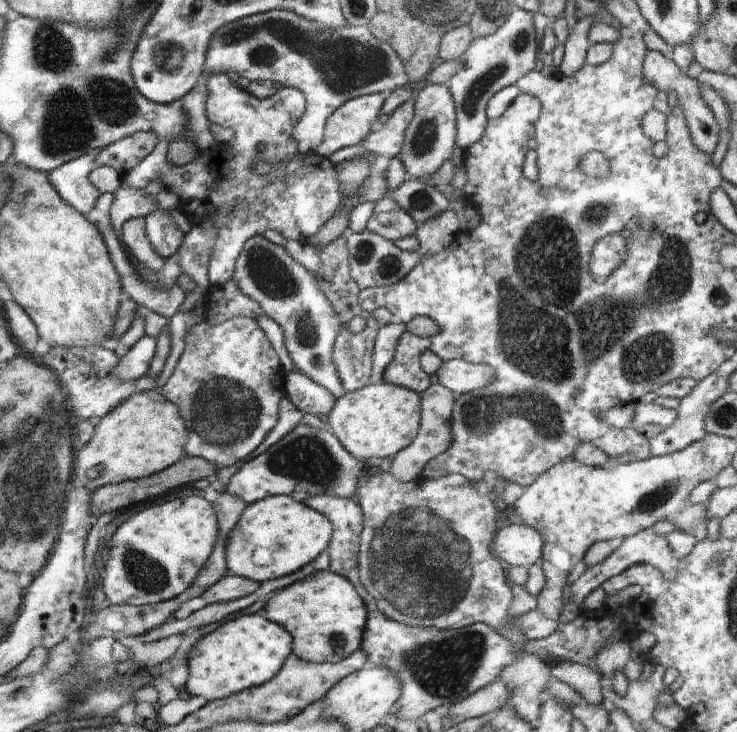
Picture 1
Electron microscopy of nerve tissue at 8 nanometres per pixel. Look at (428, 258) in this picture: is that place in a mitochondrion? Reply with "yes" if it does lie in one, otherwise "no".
no

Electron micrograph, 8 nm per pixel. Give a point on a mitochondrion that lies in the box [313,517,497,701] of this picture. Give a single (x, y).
(337, 640)

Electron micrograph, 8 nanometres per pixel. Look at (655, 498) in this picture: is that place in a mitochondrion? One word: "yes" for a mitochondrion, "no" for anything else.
yes

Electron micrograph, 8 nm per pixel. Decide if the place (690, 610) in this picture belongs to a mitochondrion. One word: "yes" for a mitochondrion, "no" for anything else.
no

